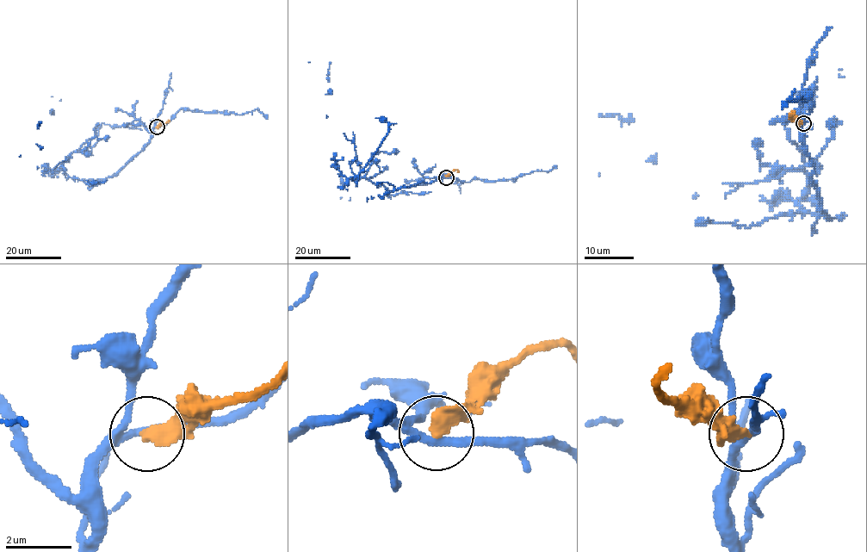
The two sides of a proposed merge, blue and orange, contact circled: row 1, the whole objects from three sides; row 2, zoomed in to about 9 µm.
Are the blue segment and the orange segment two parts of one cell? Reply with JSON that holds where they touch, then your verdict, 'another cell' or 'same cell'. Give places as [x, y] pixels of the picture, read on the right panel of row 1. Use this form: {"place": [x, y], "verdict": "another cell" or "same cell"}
{"place": [803, 123], "verdict": "another cell"}

